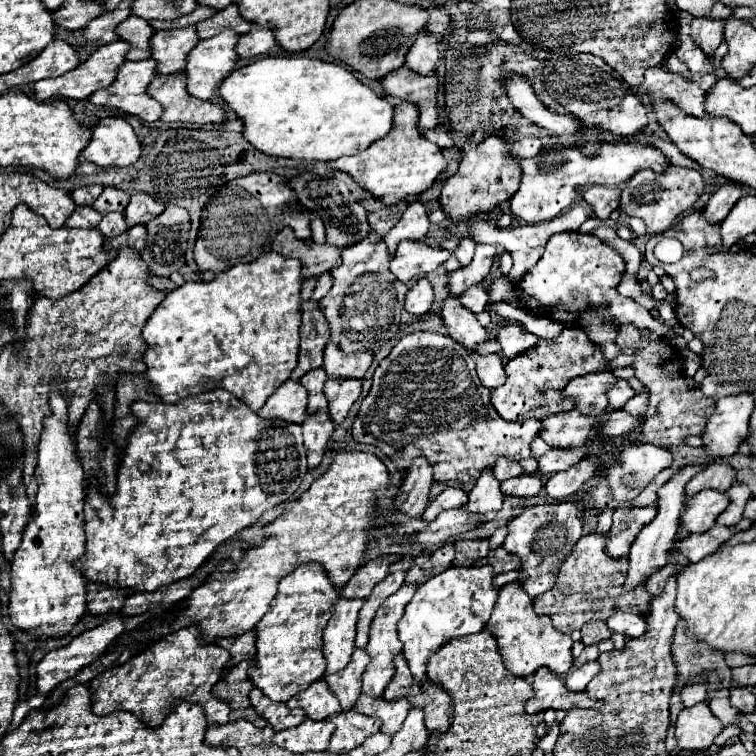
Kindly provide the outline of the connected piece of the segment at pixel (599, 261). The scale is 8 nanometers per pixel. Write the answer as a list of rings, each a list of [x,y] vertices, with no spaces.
[[[557,233],[547,241],[545,253],[539,259],[539,263],[525,273],[525,277],[515,283],[517,297],[521,299],[523,307],[535,315],[549,317],[559,323],[577,323],[579,315],[569,313],[581,313],[589,305],[609,305],[607,315],[613,323],[633,323],[639,329],[649,329],[659,337],[665,337],[669,333],[669,327],[655,319],[645,307],[639,307],[629,297],[621,297],[617,293],[617,285],[625,273],[625,263],[621,255],[603,243],[599,237],[591,233]]]

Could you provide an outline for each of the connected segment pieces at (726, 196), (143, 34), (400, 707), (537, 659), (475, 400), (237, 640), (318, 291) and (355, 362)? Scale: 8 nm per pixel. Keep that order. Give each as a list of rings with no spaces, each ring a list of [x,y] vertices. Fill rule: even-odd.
[[[725,183],[725,185],[721,185],[717,189],[717,193],[711,195],[711,199],[709,199],[707,207],[705,207],[707,219],[711,223],[721,223],[729,215],[731,207],[737,203],[737,199],[741,195],[743,193],[741,193],[741,187],[737,183]]]
[[[137,15],[127,17],[119,27],[117,27],[117,35],[123,41],[129,41],[131,51],[127,53],[129,61],[139,61],[139,59],[149,59],[151,57],[151,37],[153,37],[153,29],[149,25],[149,21],[139,19]]]
[[[361,693],[361,697],[355,703],[355,709],[359,713],[371,715],[371,717],[379,717],[383,721],[381,731],[385,733],[397,733],[407,717],[407,711],[411,709],[409,701],[405,697],[397,699],[397,701],[385,701],[383,697],[369,697],[365,693]]]
[[[507,583],[501,587],[487,629],[497,637],[505,667],[513,675],[525,677],[539,667],[549,667],[553,673],[567,673],[573,665],[571,637],[555,631],[547,615],[537,615],[533,611],[533,599],[525,593],[521,583]]]
[[[413,331],[397,341],[391,353],[379,363],[373,375],[373,387],[363,399],[361,409],[353,423],[353,439],[359,443],[371,443],[391,457],[399,471],[407,471],[411,461],[425,455],[433,465],[435,481],[461,481],[475,483],[485,467],[493,467],[499,455],[523,461],[531,457],[531,441],[541,433],[541,421],[525,419],[521,423],[509,423],[495,413],[489,401],[491,391],[485,389],[475,373],[475,357],[461,343],[449,335]]]
[[[251,629],[239,637],[225,637],[225,639],[217,641],[221,647],[227,647],[231,653],[229,667],[239,665],[243,659],[255,659],[255,643],[257,643],[255,635],[257,635],[257,631]]]
[[[325,273],[325,275],[321,275],[319,277],[319,281],[317,281],[317,287],[315,287],[315,291],[313,291],[313,297],[311,299],[321,299],[329,289],[331,289],[331,283],[333,283],[333,277],[331,277],[331,273]]]
[[[329,341],[327,347],[325,347],[323,369],[331,377],[363,379],[363,375],[371,367],[371,361],[373,361],[373,351],[371,349],[365,349],[361,353],[345,353],[345,351],[337,349],[337,345],[333,345]]]

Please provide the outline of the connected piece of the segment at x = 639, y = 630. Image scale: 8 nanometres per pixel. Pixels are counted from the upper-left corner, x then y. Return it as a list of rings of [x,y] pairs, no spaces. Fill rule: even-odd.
[[[613,613],[609,619],[607,619],[607,627],[611,631],[617,631],[617,633],[623,633],[627,637],[643,637],[645,631],[647,631],[647,623],[643,617],[637,617],[633,613]]]

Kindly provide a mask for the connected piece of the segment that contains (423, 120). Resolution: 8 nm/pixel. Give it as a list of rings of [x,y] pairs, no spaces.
[[[403,65],[383,77],[383,87],[387,95],[397,97],[401,101],[411,101],[419,107],[421,129],[431,129],[439,125],[439,111],[437,111],[439,79],[437,75],[419,75]]]

